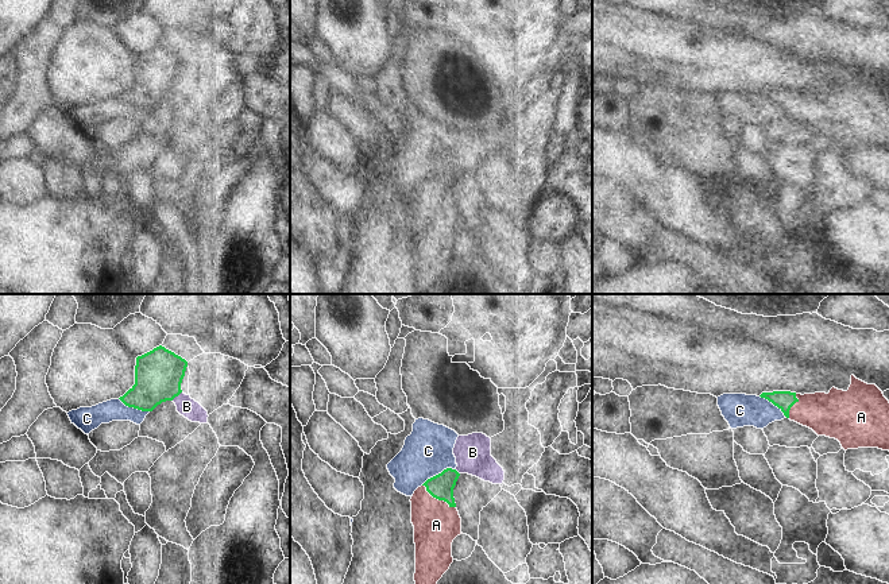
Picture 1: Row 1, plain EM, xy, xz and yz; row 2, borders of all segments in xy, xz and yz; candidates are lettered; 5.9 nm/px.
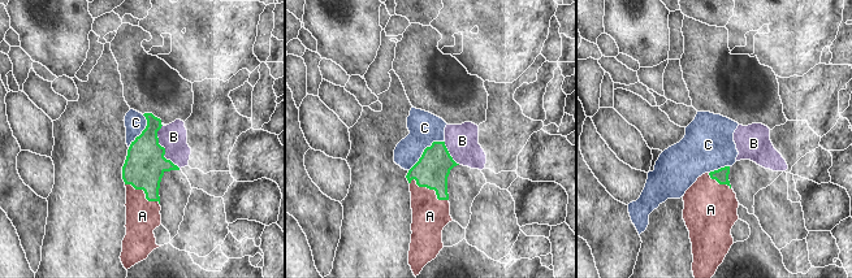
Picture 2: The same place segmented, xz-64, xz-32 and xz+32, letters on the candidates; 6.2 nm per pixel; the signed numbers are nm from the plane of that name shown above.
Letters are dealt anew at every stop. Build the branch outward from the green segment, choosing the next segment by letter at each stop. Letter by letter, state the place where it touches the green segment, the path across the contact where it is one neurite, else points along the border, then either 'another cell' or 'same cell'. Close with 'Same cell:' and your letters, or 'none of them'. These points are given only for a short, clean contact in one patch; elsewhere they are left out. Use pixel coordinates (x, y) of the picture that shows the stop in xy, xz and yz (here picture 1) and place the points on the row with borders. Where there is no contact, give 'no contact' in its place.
A: meets green in xz at (439, 499); same cell
B: meets green in xy at (176, 395); border along xy (181, 391), (171, 399); another cell
C: meets green in xz at (439, 474); border along xz (455, 468), (444, 468), (421, 484); another cell
Same cell: A

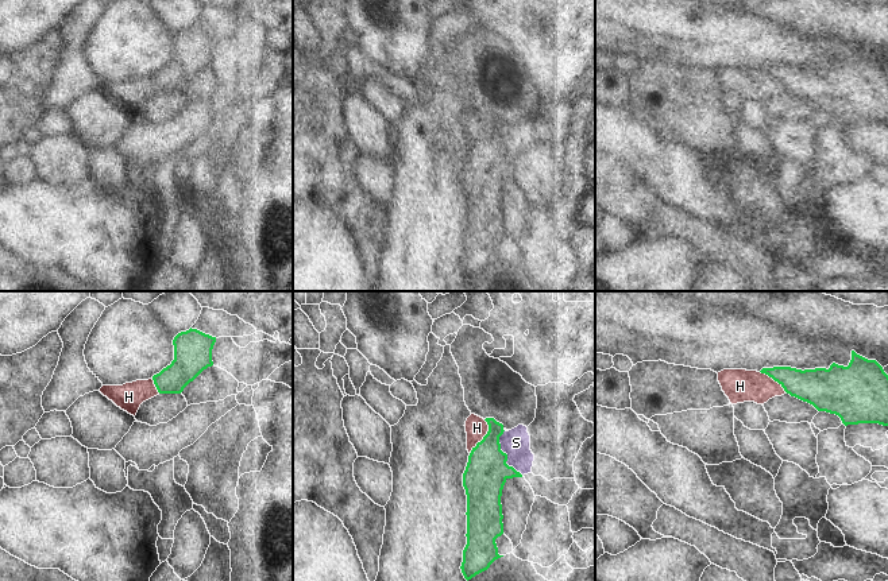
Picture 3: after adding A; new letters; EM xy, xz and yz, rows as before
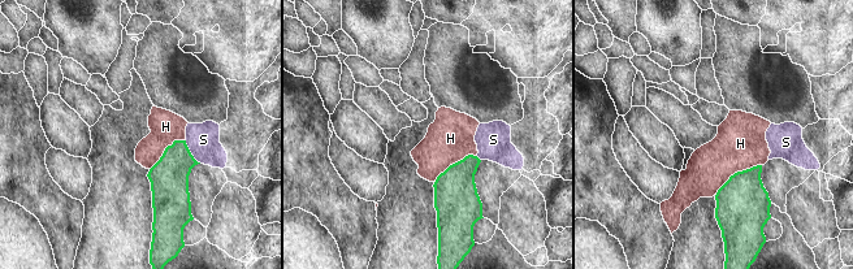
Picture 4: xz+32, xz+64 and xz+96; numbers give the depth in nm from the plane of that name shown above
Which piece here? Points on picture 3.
H: meets green in xz at (483, 437); another cell
S: meets green in xz at (506, 454); border along xz (504, 430), (500, 448), (506, 454), (506, 463), (522, 475); another cell
Same cell: none of them

